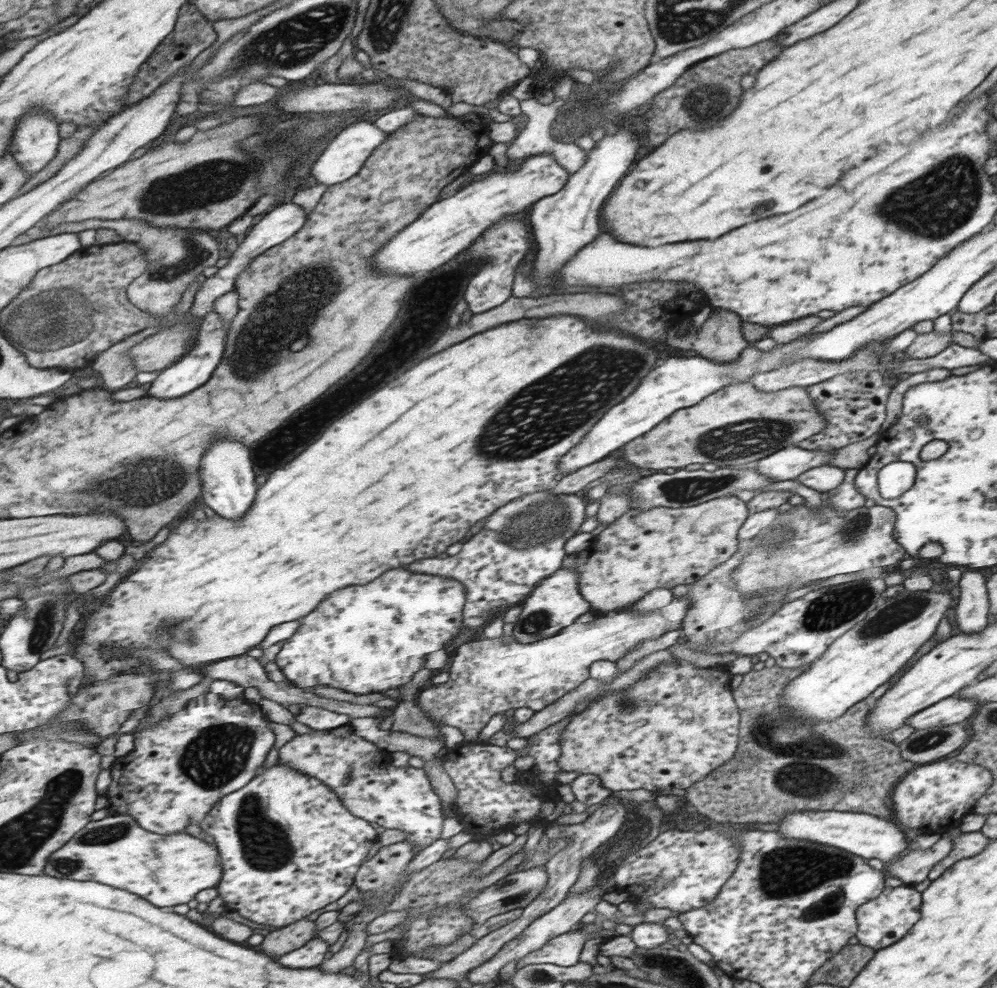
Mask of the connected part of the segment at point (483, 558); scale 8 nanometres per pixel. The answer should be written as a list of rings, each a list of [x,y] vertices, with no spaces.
[[[551,489],[541,490],[513,500],[512,504],[509,502],[504,508],[490,515],[481,532],[463,541],[462,550],[458,554],[446,558],[426,558],[422,562],[416,562],[412,566],[412,572],[445,576],[461,582],[467,590],[464,626],[466,629],[476,630],[486,626],[500,613],[508,612],[509,608],[514,608],[516,605],[523,606],[534,592],[534,588],[540,586],[542,580],[551,577],[563,566],[563,560],[571,555],[566,551],[567,540],[580,534],[580,528],[587,523],[587,520],[588,500],[584,500],[584,496],[554,494]]]

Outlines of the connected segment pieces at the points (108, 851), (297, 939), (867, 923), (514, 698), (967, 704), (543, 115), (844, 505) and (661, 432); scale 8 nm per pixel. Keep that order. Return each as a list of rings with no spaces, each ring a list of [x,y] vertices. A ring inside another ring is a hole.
[[[114,816],[92,822],[72,844],[64,846],[48,864],[50,876],[68,878],[68,858],[72,880],[100,880],[116,888],[130,890],[152,900],[156,906],[175,907],[192,902],[200,892],[216,888],[224,879],[221,850],[190,834],[162,836],[142,828],[132,816]],[[116,832],[116,834],[114,834]]]
[[[304,919],[271,932],[261,946],[264,946],[262,950],[266,950],[267,954],[284,956],[300,950],[314,939],[316,939],[316,922]]]
[[[886,886],[880,897],[876,897],[859,908],[859,935],[856,936],[860,945],[873,948],[875,951],[886,948],[908,934],[908,930],[921,917],[922,893],[914,886],[889,888]]]
[[[687,594],[673,597],[670,604],[658,610],[648,612],[614,612],[614,616],[603,614],[589,623],[572,623],[564,627],[556,636],[544,638],[522,644],[513,636],[502,635],[501,638],[467,641],[456,650],[456,655],[450,664],[449,681],[439,685],[428,685],[418,696],[420,708],[425,716],[433,722],[446,724],[458,728],[464,735],[464,742],[478,738],[478,734],[492,716],[504,713],[510,708],[529,708],[535,712],[555,703],[562,694],[574,691],[580,684],[586,682],[586,677],[591,669],[591,664],[599,660],[616,662],[622,659],[627,652],[638,647],[648,639],[655,639],[661,634],[682,627],[683,620],[690,608]]]
[[[958,694],[952,695],[915,715],[909,716],[905,724],[915,730],[956,724],[969,719],[979,706],[980,702],[973,700],[973,698],[959,698]]]
[[[534,96],[521,102],[521,111],[528,116],[518,136],[508,144],[506,156],[511,159],[526,159],[535,154],[550,153],[559,139],[550,135],[550,124],[554,122],[558,107],[543,105]]]
[[[846,469],[844,480],[828,496],[827,504],[829,506],[833,506],[840,512],[850,512],[864,507],[866,497],[859,491],[858,485],[855,484],[858,473],[858,469]]]
[[[751,381],[739,382],[720,389],[694,407],[676,411],[652,432],[628,443],[622,448],[621,464],[651,472],[680,470],[690,464],[750,466],[788,445],[810,441],[829,427],[807,388],[796,386],[762,393]]]

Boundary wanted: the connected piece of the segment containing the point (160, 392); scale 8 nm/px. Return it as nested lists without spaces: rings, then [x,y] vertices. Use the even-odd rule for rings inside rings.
[[[218,311],[211,312],[200,325],[199,335],[192,346],[192,350],[183,356],[175,365],[167,368],[152,384],[149,396],[172,400],[172,398],[183,398],[188,394],[199,391],[208,382],[211,382],[215,372],[219,370],[220,364],[227,354],[227,344],[231,326],[229,327],[222,314]]]

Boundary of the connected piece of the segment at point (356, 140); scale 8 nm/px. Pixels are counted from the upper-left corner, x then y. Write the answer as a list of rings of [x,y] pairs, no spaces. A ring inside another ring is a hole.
[[[360,122],[354,124],[350,128],[346,128],[324,152],[315,163],[314,177],[320,182],[327,185],[337,185],[360,174],[360,171],[365,166],[366,160],[370,158],[372,152],[381,146],[388,139],[388,134],[374,122]]]

